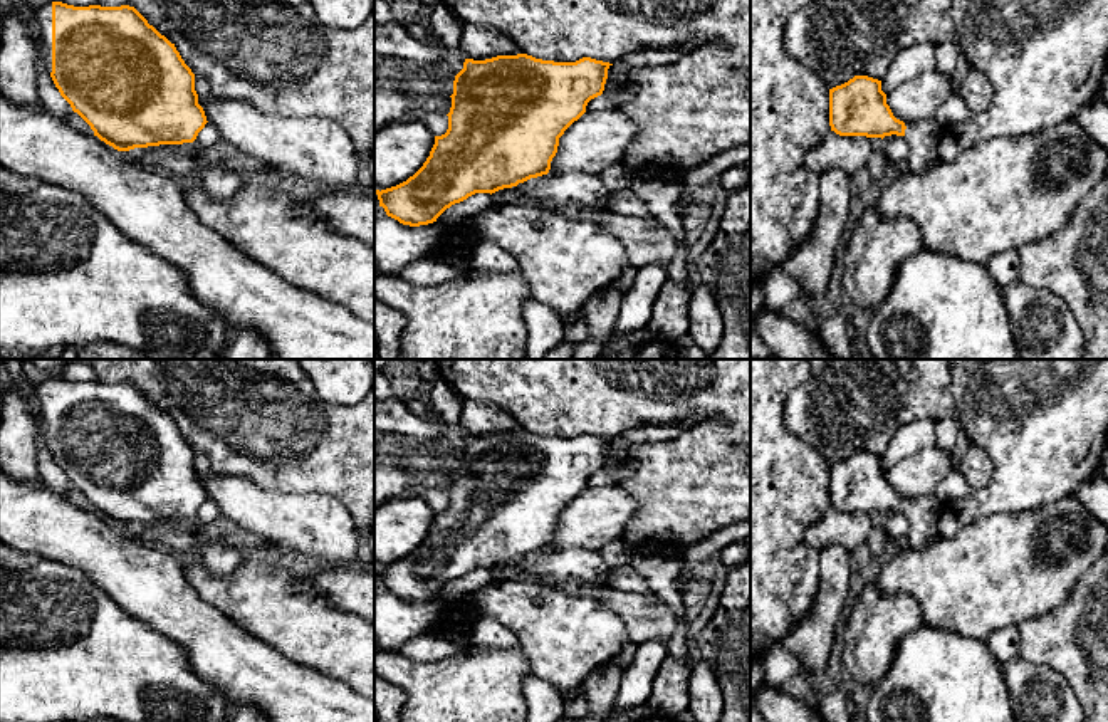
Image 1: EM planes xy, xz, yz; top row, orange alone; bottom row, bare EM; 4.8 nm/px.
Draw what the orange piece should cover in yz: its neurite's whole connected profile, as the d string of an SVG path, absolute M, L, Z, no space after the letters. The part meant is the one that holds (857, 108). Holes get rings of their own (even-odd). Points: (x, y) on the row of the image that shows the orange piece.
M855 76L848 82L829 89L829 126L839 136L903 136L910 156L905 166L908 173L925 173L938 163L937 144L942 126L935 118L917 123L896 119L886 104L881 81L868 76Z

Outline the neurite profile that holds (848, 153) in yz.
M829 131L823 143L807 153L806 166L816 175L838 168L851 176L866 165L870 154L871 138Z

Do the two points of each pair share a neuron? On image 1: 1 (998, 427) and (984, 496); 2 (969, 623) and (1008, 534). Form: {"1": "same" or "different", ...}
{"1": "same", "2": "same"}

